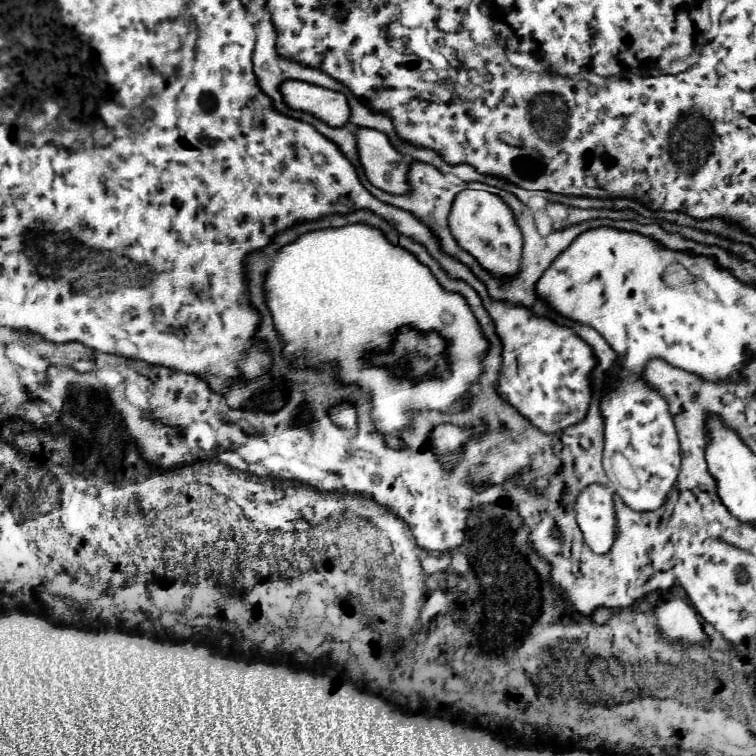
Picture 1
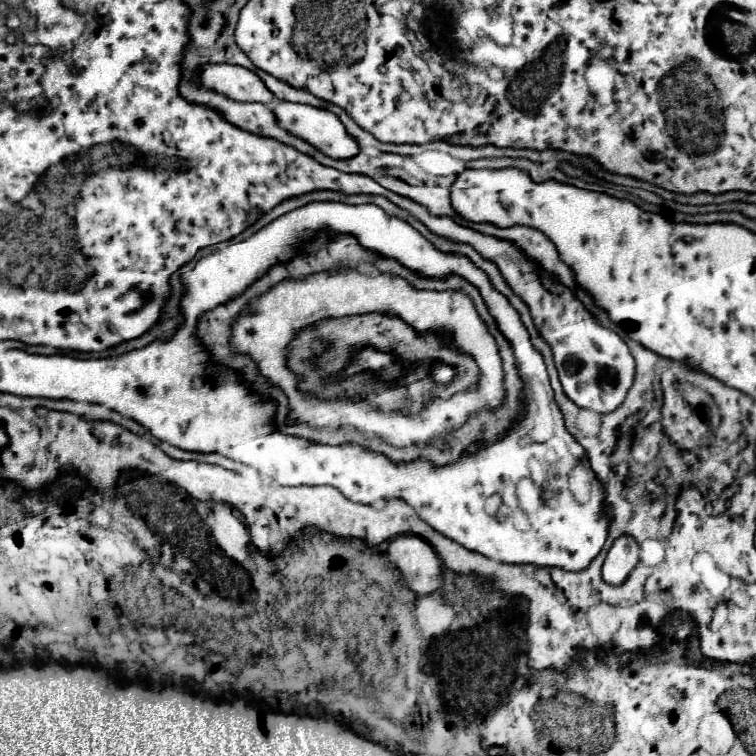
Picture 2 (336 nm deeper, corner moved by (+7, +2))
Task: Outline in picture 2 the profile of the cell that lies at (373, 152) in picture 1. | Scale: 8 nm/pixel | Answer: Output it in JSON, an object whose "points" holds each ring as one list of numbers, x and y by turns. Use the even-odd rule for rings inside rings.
{"points":[[277,101,271,109,277,115,277,121,283,129,287,129,289,133,309,141,313,147,323,151,327,157,349,159,349,157,355,157,359,153,357,141,353,141,353,137,349,137,349,133,345,133,345,127,341,125,339,117,331,111,311,107,311,105,303,105,303,103,289,103,289,101]]}

